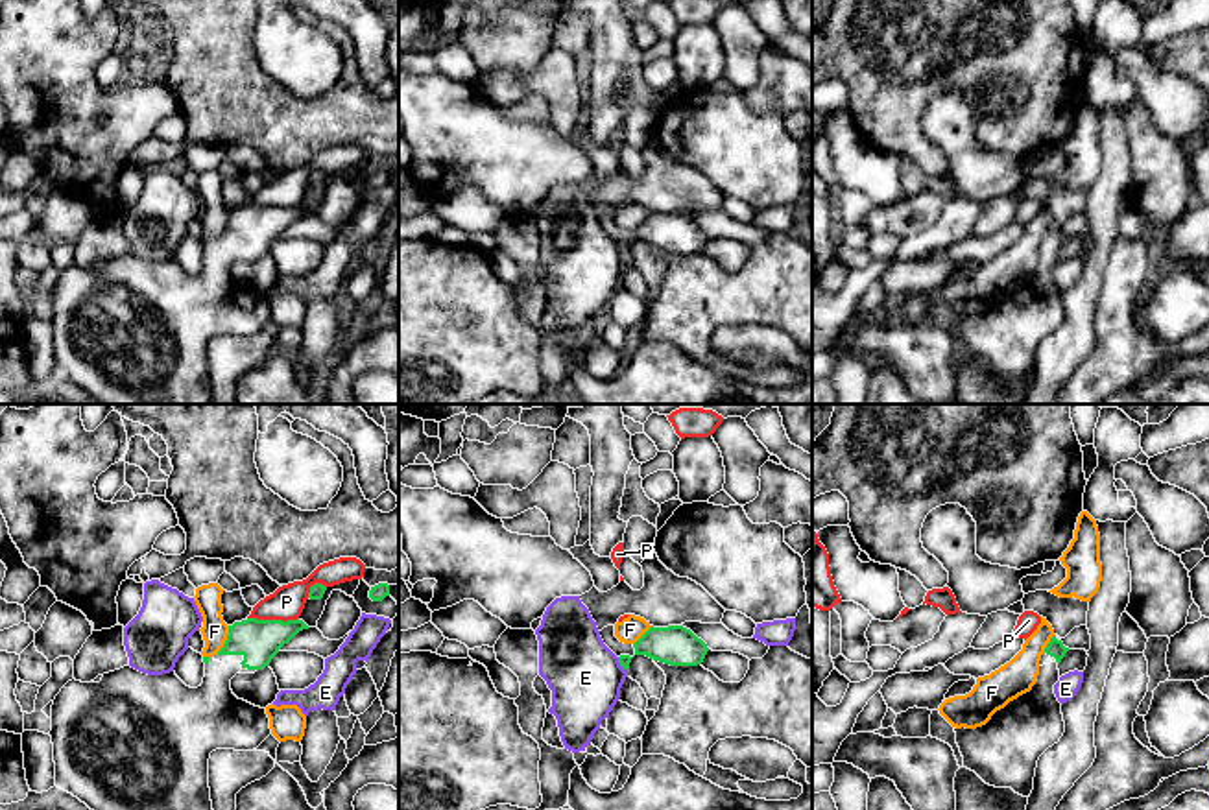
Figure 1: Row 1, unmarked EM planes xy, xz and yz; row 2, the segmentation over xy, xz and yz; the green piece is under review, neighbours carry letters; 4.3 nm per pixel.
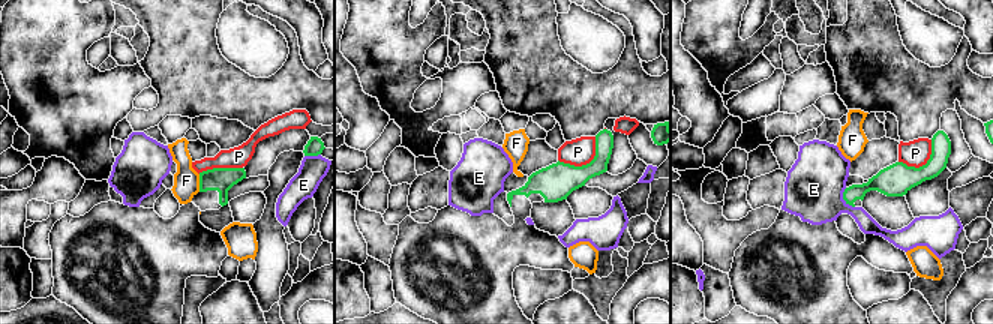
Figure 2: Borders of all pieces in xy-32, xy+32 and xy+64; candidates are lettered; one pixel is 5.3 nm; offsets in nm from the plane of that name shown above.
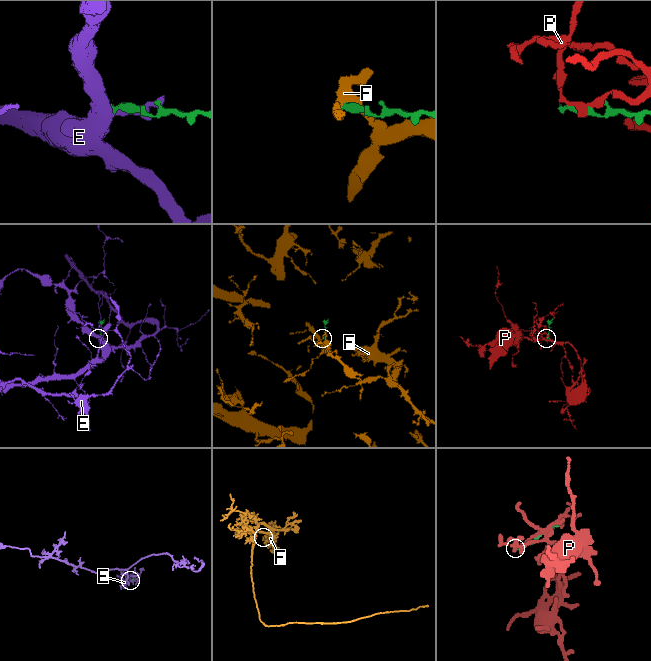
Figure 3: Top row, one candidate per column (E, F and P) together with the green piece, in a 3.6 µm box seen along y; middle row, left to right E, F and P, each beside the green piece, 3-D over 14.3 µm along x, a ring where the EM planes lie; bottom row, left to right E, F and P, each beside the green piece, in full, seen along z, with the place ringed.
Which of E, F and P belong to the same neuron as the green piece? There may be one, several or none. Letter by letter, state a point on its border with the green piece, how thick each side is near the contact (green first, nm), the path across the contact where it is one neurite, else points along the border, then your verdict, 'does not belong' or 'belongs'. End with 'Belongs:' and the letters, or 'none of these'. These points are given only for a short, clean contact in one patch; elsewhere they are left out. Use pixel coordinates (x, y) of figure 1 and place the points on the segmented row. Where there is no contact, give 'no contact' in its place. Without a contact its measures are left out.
E: meets green in xz at (621, 665); 170 nm thick on the green side, 320 nm on the other; does not belong
F: meets green in xy at (226, 641); 190 nm thick on the green side, 120 nm on the other; border along xy (229, 626), (227, 639), (216, 654); does not belong
P: meets green in xy at (274, 620); 190 nm thick on the green side, 150 nm on the other; does not belong
Belongs: none of these

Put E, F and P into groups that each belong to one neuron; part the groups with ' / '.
E / F / P

